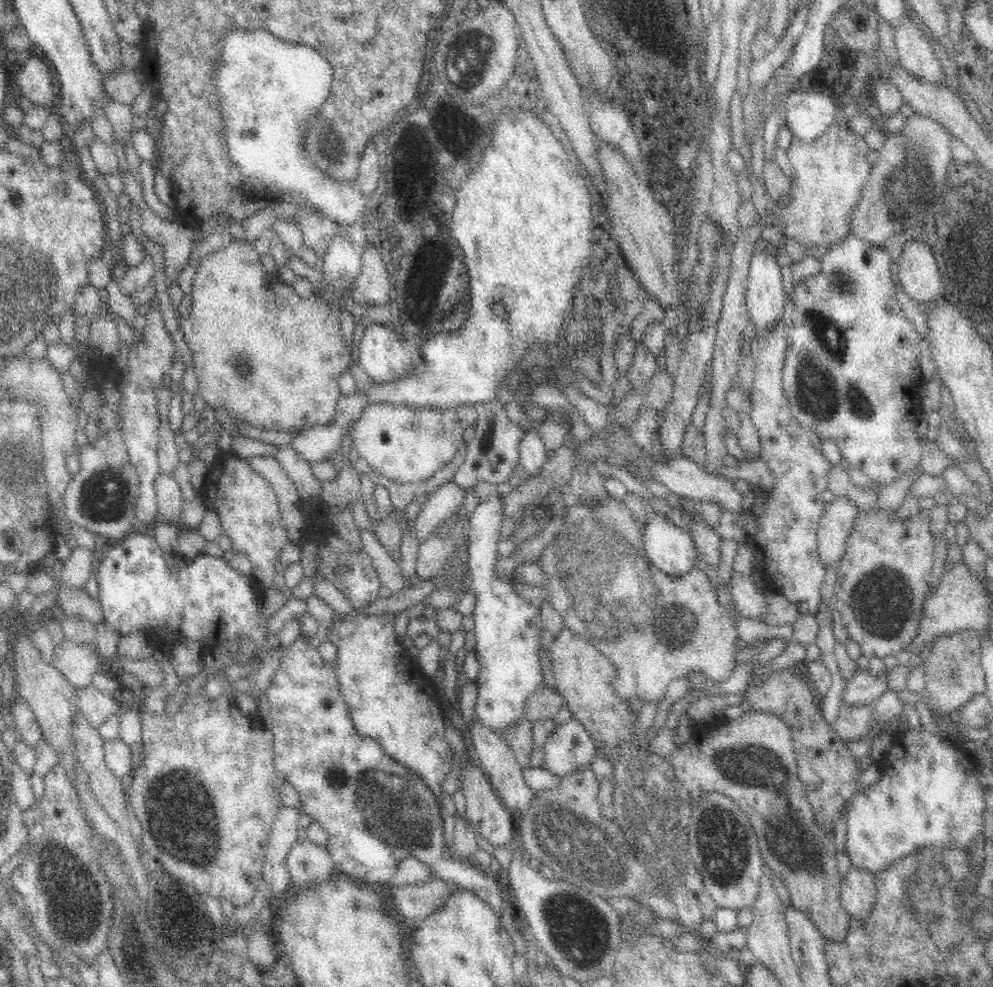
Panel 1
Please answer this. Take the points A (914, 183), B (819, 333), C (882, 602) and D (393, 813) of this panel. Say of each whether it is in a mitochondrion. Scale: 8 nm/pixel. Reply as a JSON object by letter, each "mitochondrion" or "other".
{"A":"mitochondrion","B":"mitochondrion","C":"mitochondrion","D":"mitochondrion"}

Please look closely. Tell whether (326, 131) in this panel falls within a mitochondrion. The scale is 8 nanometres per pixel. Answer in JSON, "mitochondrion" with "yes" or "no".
{"mitochondrion":"yes"}

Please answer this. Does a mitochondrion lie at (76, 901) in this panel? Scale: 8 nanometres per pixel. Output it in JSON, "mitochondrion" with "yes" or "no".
{"mitochondrion":"yes"}

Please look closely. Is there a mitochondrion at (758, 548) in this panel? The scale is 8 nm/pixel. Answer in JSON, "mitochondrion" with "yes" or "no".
{"mitochondrion":"no"}

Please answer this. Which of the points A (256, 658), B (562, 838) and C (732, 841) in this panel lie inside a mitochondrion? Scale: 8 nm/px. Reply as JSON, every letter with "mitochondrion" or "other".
{"A":"other","B":"mitochondrion","C":"mitochondrion"}

